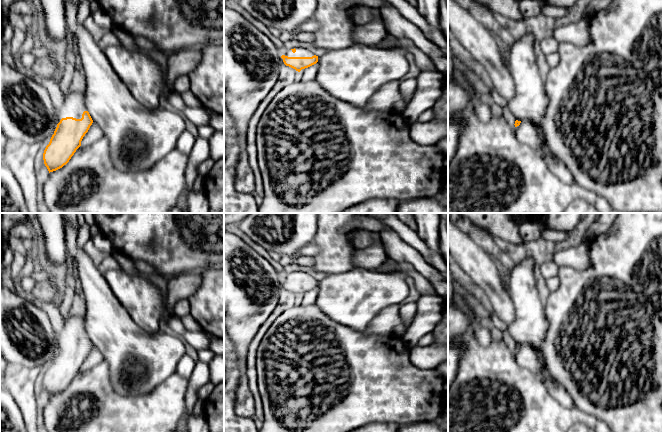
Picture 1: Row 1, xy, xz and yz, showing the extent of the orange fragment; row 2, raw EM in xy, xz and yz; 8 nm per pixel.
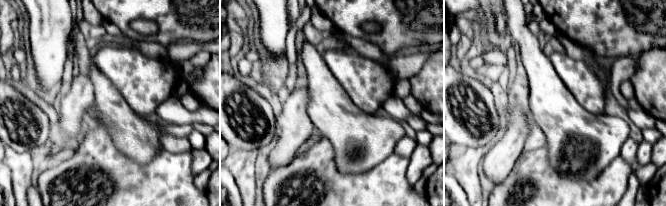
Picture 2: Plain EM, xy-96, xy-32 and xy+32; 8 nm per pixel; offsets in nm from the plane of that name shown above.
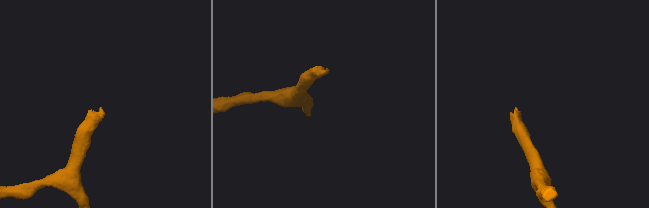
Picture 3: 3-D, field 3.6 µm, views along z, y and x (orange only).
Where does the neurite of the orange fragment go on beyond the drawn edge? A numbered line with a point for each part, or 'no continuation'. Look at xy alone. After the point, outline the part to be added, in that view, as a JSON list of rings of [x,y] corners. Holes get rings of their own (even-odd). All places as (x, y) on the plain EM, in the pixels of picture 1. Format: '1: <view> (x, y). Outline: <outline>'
1: xy (74, 329). Outline: [[[85,314],[83,316],[73,316],[64,320],[62,331],[57,335],[57,348],[62,342],[73,341],[81,343],[84,335],[88,335],[85,328]]]

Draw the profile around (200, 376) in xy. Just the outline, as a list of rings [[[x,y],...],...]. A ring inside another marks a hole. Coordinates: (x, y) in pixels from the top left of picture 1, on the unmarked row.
[[[197,361],[189,379],[189,385],[185,396],[188,413],[193,411],[194,405],[198,400],[198,390],[209,382],[209,364]]]

